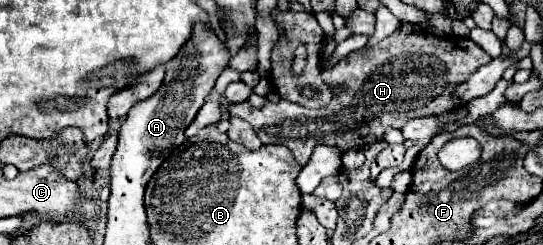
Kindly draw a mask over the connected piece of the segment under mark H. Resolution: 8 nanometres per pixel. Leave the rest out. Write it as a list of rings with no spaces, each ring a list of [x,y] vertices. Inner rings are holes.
[[[400,23],[400,27],[376,47],[352,51],[336,67],[322,71],[322,79],[326,83],[348,85],[348,89],[338,97],[332,97],[326,107],[306,109],[280,99],[278,103],[266,103],[262,109],[254,109],[244,101],[240,105],[230,105],[230,115],[248,121],[264,145],[284,145],[300,165],[306,165],[314,147],[320,143],[338,149],[338,153],[364,149],[382,141],[388,127],[400,129],[400,125],[410,117],[454,111],[462,105],[454,95],[454,89],[490,59],[492,57],[468,37],[428,37],[416,27],[416,23]],[[404,49],[412,51],[412,57],[408,57]]]

